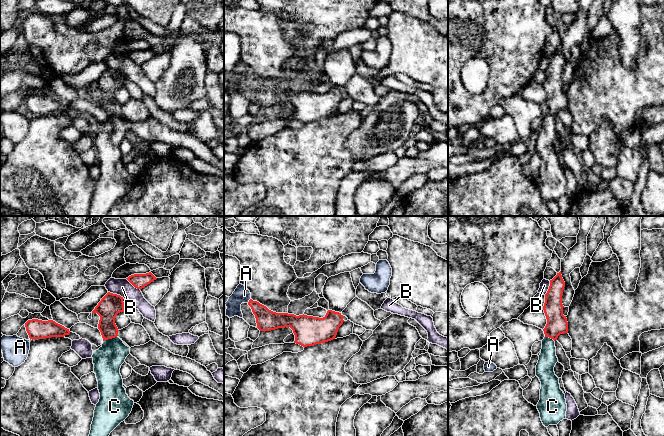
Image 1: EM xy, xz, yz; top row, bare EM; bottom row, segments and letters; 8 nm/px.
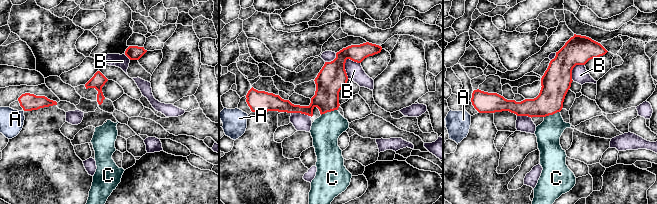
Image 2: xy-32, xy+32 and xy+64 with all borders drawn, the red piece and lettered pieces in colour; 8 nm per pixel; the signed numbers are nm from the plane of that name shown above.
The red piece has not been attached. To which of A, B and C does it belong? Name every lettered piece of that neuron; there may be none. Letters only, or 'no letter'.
C

